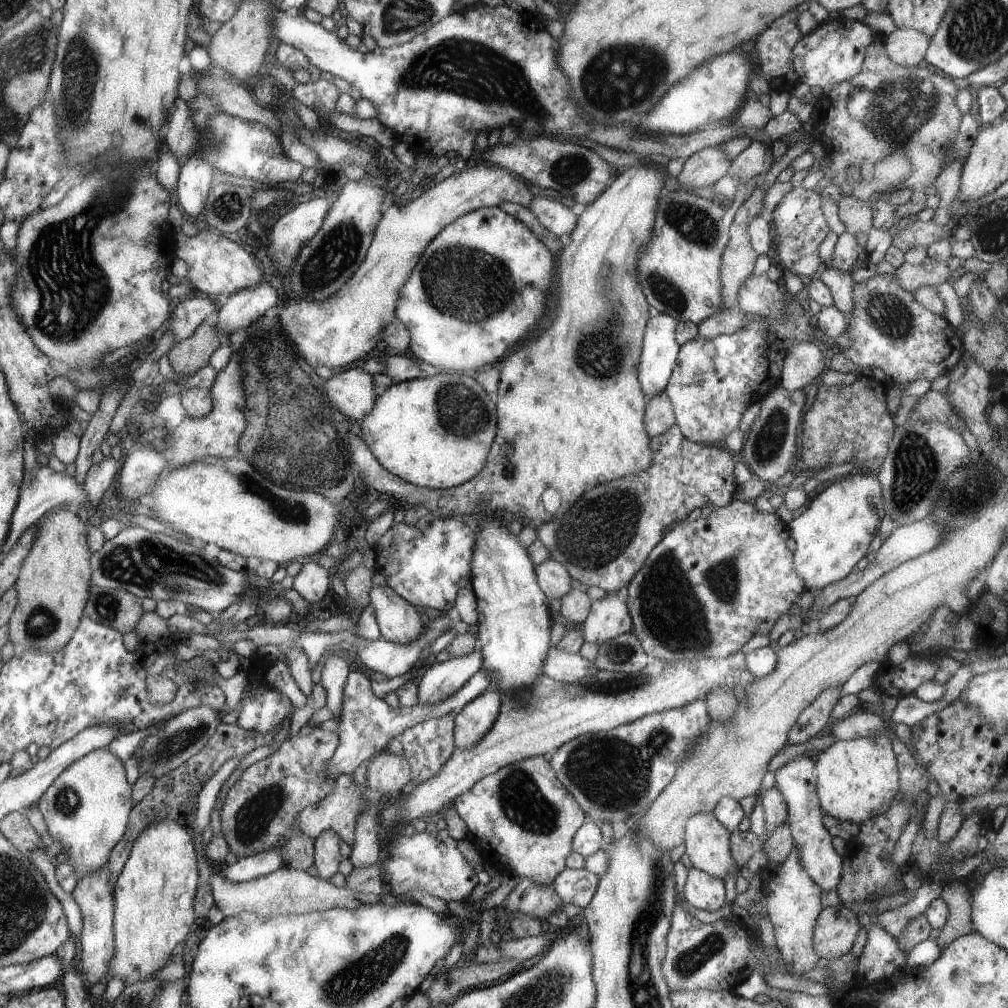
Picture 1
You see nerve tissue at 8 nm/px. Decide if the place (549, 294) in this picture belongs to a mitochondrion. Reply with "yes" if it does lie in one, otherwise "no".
no

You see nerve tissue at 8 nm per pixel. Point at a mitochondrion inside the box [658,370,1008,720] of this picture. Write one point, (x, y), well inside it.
(917, 474)

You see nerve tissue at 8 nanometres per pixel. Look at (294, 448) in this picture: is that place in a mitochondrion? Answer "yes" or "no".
yes

